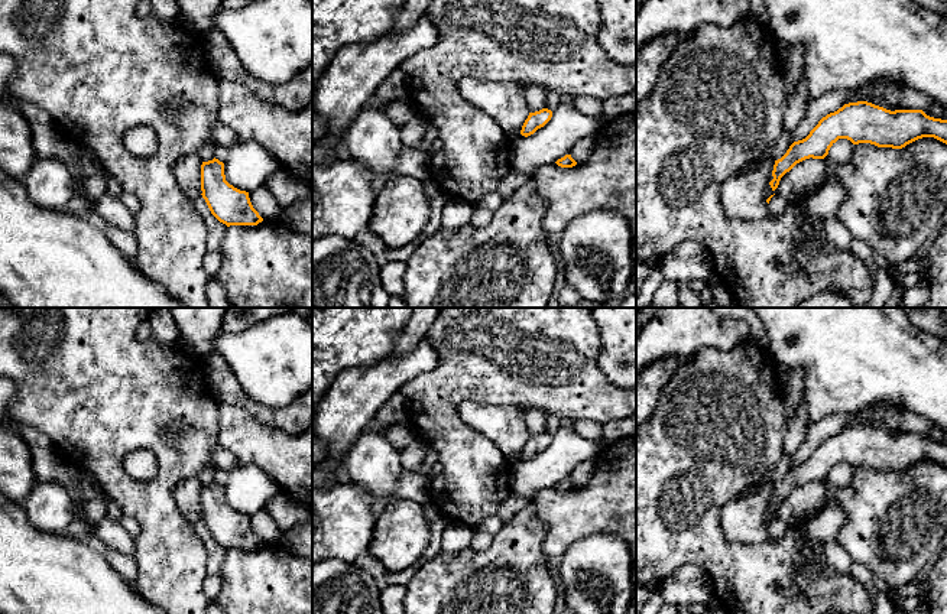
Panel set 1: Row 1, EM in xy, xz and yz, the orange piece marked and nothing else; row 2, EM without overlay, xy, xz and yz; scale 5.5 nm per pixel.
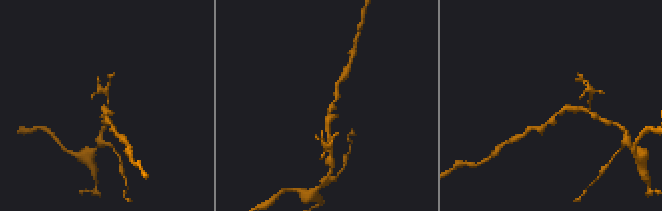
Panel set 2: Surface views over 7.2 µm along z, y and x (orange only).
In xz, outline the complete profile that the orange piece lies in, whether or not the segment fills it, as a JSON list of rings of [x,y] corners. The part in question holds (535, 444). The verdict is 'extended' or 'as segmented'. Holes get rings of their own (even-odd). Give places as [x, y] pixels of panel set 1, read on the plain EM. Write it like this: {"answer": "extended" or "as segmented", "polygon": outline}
{"answer": "as segmented", "polygon": [[[542,432],[535,436],[529,436],[528,442],[525,444],[520,458],[528,461],[534,458],[538,452],[544,451],[552,441],[552,435],[548,432]]]}

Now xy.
{"answer": "as segmented", "polygon": [[[215,481],[201,488],[201,514],[211,537],[227,550],[257,549],[263,545],[253,532],[249,516],[226,504],[224,487]]]}

